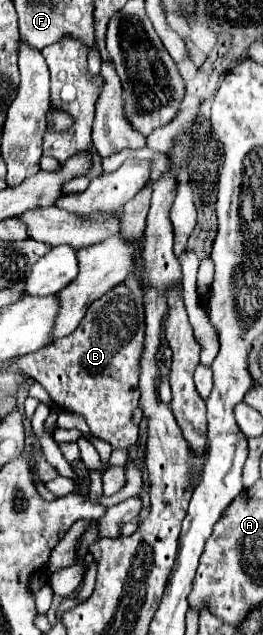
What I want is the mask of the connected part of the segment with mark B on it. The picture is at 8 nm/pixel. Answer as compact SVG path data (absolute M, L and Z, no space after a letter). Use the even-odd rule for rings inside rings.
M118 284L94 304L82 318L82 324L58 342L16 360L24 376L34 378L46 388L50 400L60 410L84 416L94 436L112 444L112 448L132 446L138 440L138 428L132 424L132 412L138 408L138 358L144 338L144 300L142 292Z

